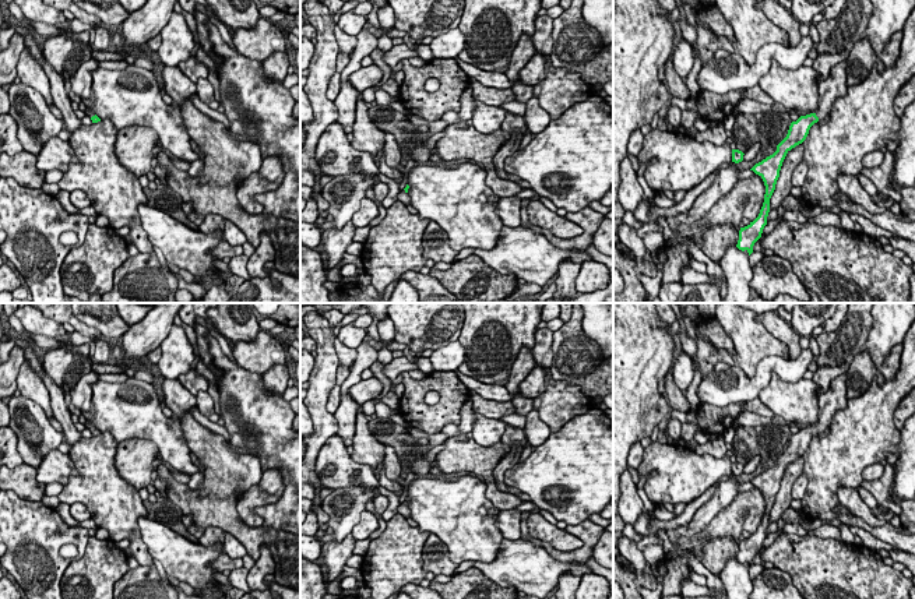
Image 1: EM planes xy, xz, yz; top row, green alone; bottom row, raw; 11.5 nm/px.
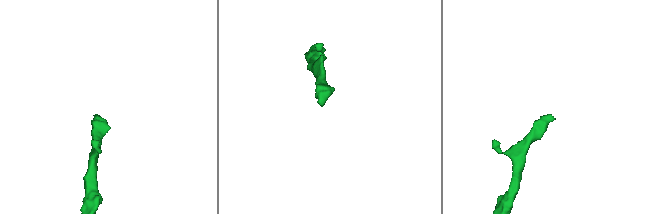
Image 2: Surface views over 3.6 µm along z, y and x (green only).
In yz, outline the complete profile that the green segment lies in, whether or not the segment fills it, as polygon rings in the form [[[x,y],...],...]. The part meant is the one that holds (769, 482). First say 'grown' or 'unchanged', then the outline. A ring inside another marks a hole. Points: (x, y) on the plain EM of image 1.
grown; [[[845,373],[831,380],[830,388],[819,398],[819,422],[814,426],[800,429],[796,434],[792,434],[786,450],[777,458],[777,464],[750,482],[763,491],[766,507],[759,529],[739,543],[736,560],[742,564],[746,563],[749,568],[753,565],[753,559],[761,550],[763,542],[767,538],[770,511],[775,503],[786,466],[806,452],[810,440],[830,426],[837,411],[847,408],[848,399],[845,381]]]

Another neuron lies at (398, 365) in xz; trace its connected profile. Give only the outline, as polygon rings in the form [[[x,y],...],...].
[[[407,356],[395,357],[388,364],[383,366],[383,373],[394,381],[402,371],[418,370],[419,366],[416,362],[411,362]]]

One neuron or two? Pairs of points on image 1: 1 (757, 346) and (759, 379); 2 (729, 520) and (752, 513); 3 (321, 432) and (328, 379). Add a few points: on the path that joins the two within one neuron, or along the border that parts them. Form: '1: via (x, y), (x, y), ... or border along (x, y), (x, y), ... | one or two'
1: border along (787, 359), (766, 356), (749, 377), (734, 365) | two
2: via (735, 517), (746, 513) | one
3: via (321, 419), (319, 415), (319, 391) | one

